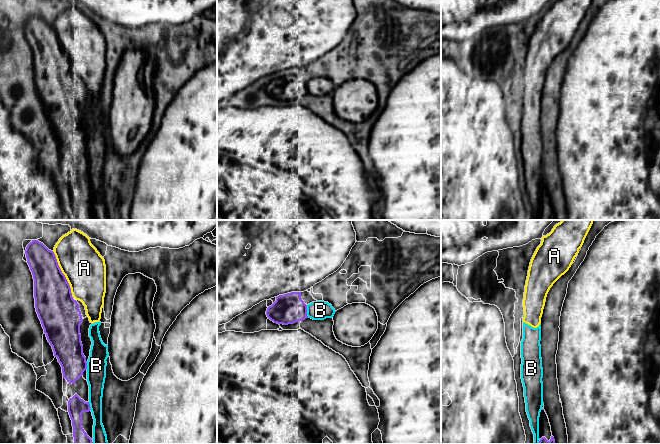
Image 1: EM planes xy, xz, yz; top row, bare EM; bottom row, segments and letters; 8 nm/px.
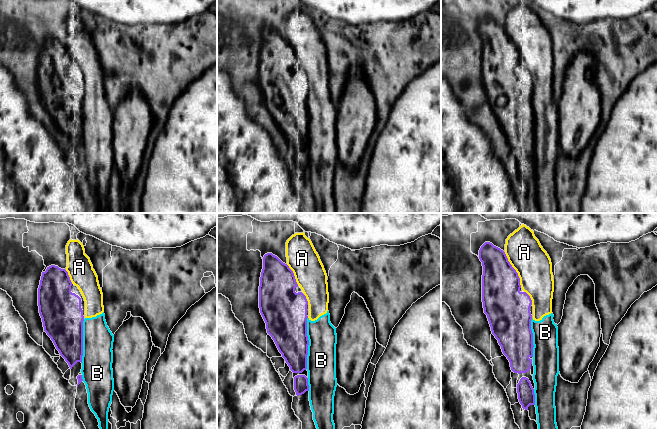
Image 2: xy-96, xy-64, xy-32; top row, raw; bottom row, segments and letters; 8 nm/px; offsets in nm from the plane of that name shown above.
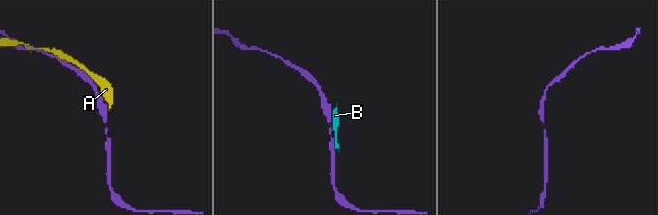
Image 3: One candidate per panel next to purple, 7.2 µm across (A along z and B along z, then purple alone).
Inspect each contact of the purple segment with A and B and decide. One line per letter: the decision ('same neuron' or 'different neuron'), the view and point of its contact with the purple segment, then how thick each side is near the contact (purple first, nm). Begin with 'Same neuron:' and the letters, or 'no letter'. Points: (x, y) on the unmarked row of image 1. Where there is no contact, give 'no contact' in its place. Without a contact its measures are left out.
Same neuron: no letter
A: different neuron; meets purple in xy at (62, 49); 300 nm thick on the purple side, 340 nm on the other
B: different neuron; meets purple in xz at (306, 87); 240 nm thick on the purple side, 160 nm on the other

